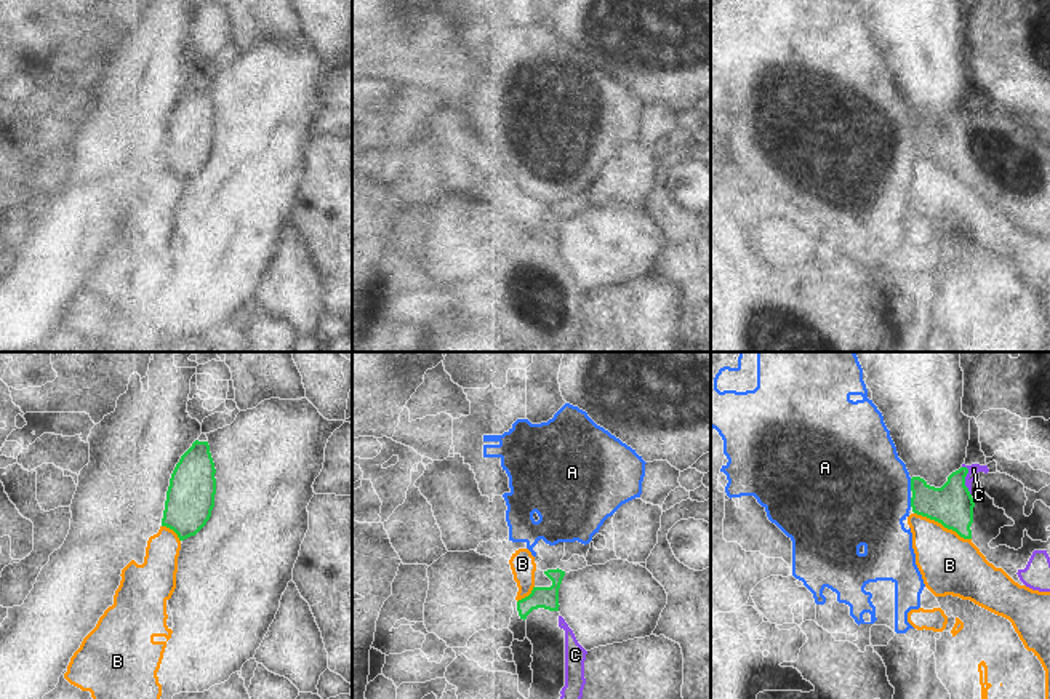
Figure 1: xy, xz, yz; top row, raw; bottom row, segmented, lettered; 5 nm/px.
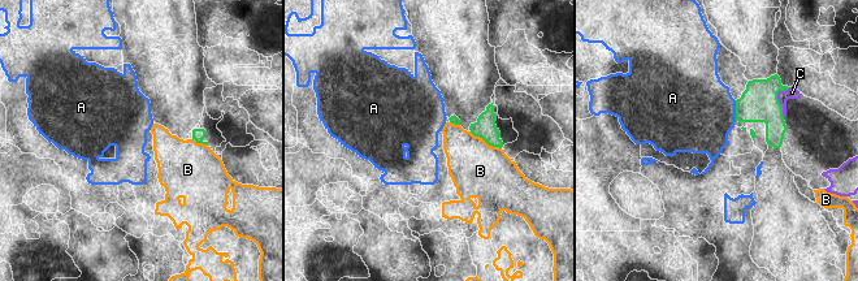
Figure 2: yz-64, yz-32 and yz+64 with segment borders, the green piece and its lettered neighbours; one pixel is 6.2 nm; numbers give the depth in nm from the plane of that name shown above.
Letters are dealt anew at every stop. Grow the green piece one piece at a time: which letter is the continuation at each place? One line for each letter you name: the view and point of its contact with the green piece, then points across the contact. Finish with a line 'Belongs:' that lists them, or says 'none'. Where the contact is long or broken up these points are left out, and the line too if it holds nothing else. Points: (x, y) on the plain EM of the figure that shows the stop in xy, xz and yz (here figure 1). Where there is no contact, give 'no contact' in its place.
C: yz (964, 122)
Belongs: C

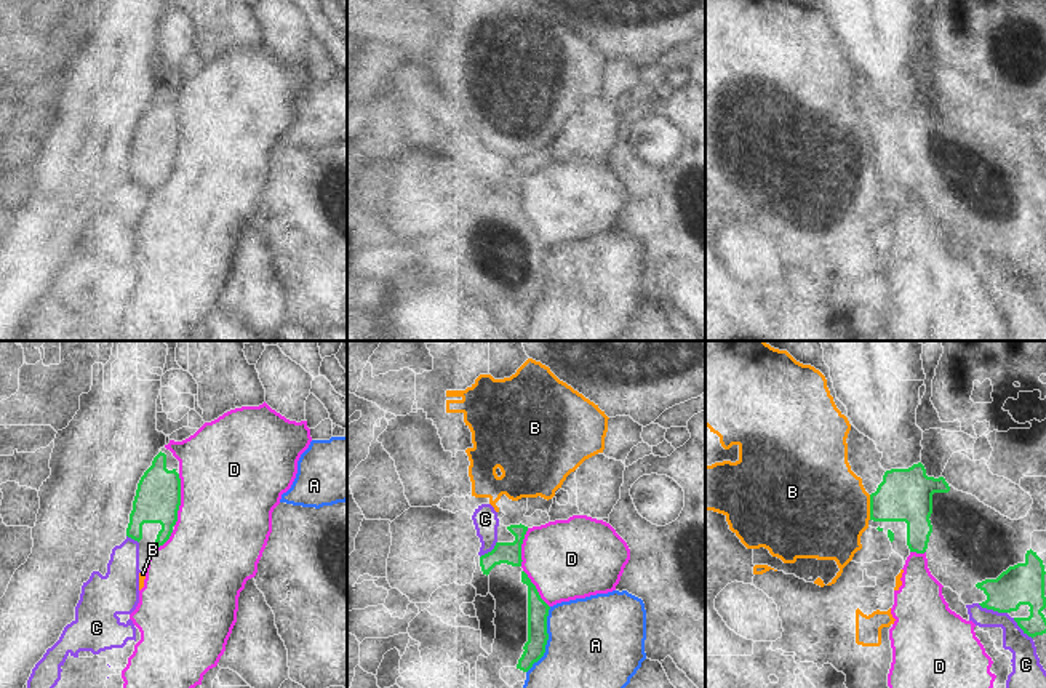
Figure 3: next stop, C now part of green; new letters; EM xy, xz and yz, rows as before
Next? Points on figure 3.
Belongs: none

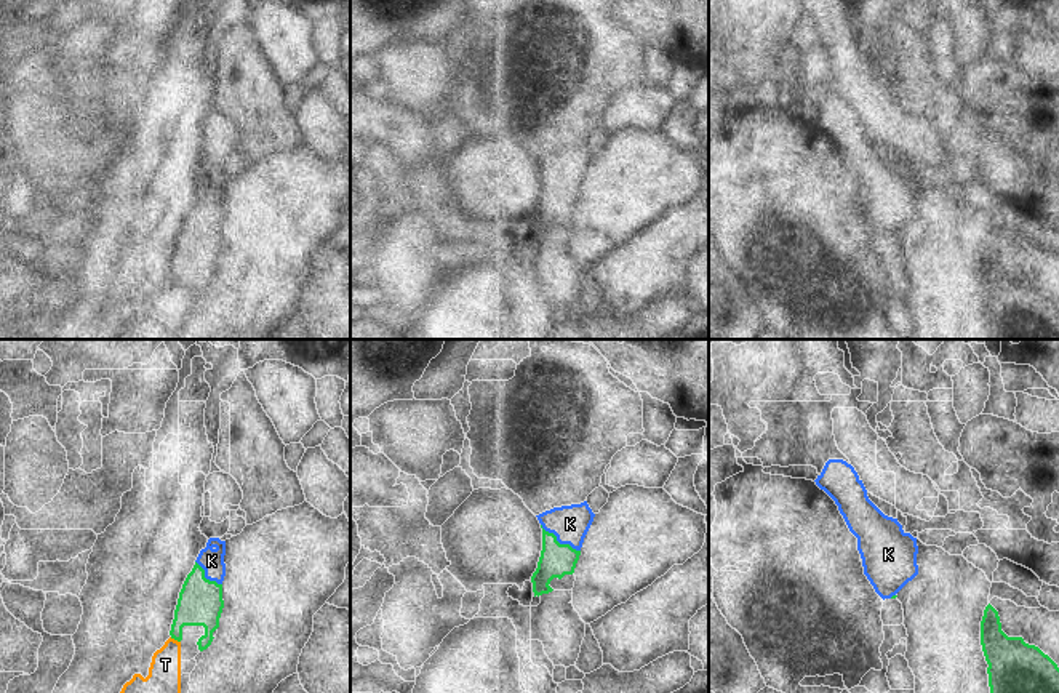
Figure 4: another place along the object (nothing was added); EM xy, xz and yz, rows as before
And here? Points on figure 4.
K: xz (557, 183)
Belongs: K

